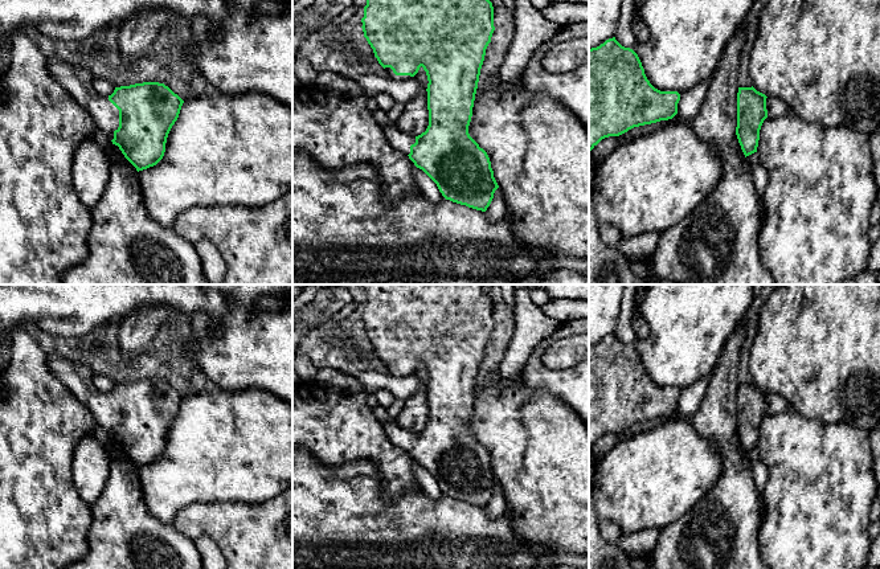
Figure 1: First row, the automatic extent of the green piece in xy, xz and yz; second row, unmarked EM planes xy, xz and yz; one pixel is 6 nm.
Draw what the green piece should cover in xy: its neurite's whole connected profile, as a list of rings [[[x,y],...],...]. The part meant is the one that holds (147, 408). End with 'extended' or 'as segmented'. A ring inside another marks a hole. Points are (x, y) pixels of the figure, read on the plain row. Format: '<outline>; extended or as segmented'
[[[49,356],[48,365],[138,468],[163,455],[168,430],[184,400],[168,382],[143,378],[115,384],[111,392],[102,393],[87,367],[58,356]]]; extended

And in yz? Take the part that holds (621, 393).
[[[615,333],[589,345],[589,449],[605,434],[672,416],[678,410],[679,397],[678,388],[655,385],[647,376],[638,351],[622,343]]]; as segmented

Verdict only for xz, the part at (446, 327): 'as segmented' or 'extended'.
extended

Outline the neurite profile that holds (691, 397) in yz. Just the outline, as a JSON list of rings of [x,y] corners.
[[[705,376],[695,384],[680,390],[678,410],[680,416],[689,419],[696,414],[708,390],[709,376]]]

